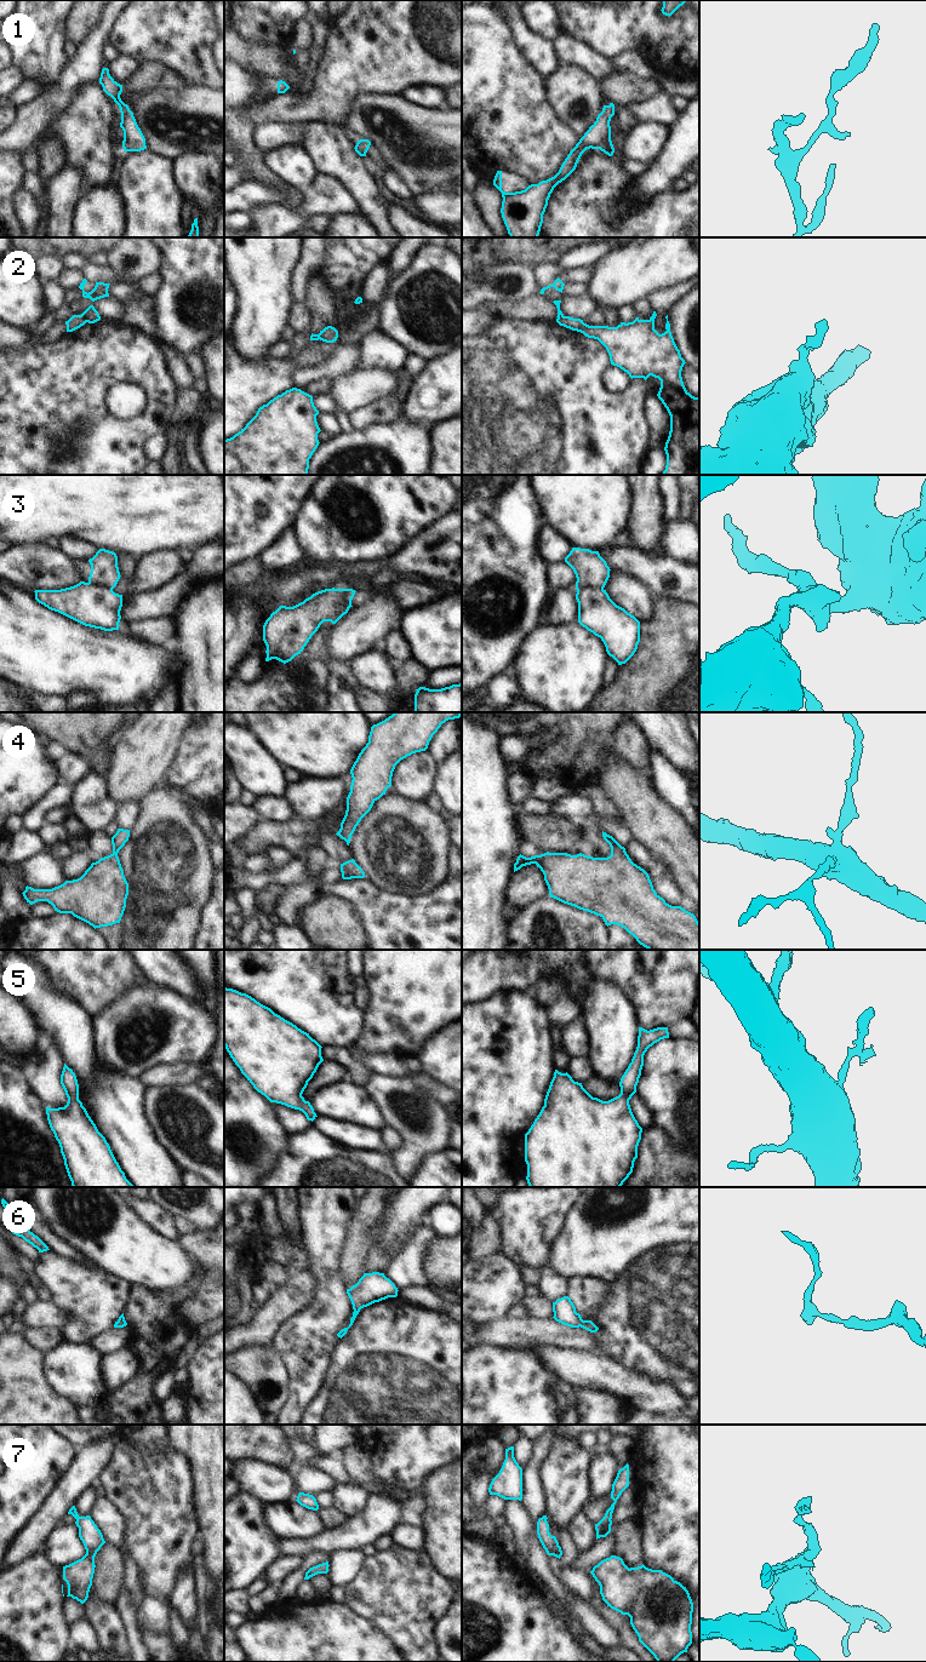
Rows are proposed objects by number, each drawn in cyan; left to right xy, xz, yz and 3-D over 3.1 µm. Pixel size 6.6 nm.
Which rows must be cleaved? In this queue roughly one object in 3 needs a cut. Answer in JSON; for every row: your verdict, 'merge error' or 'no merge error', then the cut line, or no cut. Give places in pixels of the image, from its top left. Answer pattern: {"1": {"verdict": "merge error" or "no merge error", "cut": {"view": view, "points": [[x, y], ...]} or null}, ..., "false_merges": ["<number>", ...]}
{"1": {"verdict": "no merge error", "cut": null}, "2": {"verdict": "merge error", "cut": {"view": "xy", "points": [[81, 314], [86, 321]]}}, "3": {"verdict": "merge error", "cut": {"view": "xz", "points": [[342, 589], [347, 607], [339, 613], [339, 617]]}}, "4": {"verdict": "no merge error", "cut": null}, "5": {"verdict": "no merge error", "cut": null}, "6": {"verdict": "no merge error", "cut": null}, "7": {"verdict": "no merge error", "cut": null}, "false_merges": ["2", "3"]}

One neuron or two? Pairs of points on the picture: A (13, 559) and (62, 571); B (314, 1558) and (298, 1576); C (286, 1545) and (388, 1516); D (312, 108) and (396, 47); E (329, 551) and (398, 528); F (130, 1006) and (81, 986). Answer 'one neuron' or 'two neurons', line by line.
A: one neuron
B: one neuron
C: one neuron
D: one neuron
E: one neuron
F: two neurons

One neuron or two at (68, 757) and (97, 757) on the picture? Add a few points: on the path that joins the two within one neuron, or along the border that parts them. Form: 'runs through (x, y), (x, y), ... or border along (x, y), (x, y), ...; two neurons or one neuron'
border along (67, 750), (81, 756); two neurons

